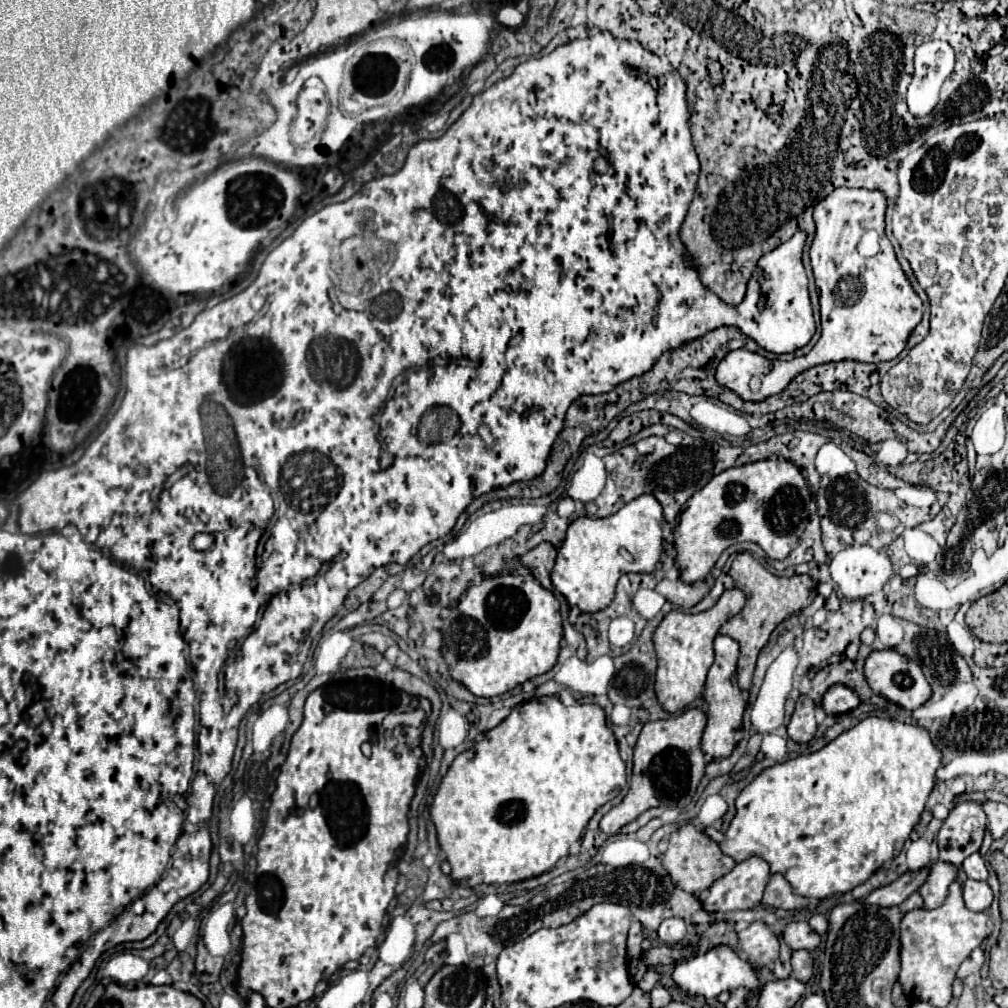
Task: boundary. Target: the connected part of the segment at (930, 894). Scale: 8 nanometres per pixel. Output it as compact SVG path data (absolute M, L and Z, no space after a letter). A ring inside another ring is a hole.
M944 861L930 863L928 867L930 875L928 881L920 887L920 895L924 897L924 909L936 909L944 903L948 887L956 879L956 867L950 867L950 863Z

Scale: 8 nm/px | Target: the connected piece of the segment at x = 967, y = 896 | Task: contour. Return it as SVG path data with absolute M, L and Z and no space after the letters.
M968 879L964 883L964 903L970 911L986 911L992 903L992 889L986 881Z

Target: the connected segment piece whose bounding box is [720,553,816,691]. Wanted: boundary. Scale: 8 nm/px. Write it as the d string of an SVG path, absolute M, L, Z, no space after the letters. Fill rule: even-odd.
M750 553L736 555L736 559L732 561L730 575L734 579L734 585L740 591L744 591L746 605L738 615L734 615L730 621L726 621L720 627L720 633L730 635L740 645L740 659L738 659L738 669L736 669L738 687L748 691L750 683L752 683L752 673L756 667L756 657L758 657L760 649L768 643L770 633L774 631L774 627L778 623L782 623L786 617L790 617L792 613L798 613L800 609L804 609L810 603L816 583L808 575L794 575L794 577L772 575L756 559L752 559Z

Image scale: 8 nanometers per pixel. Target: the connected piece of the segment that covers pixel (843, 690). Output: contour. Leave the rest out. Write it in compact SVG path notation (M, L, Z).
M842 683L832 685L822 697L822 709L826 711L826 715L842 715L856 709L858 705L860 697L856 695L856 691Z

